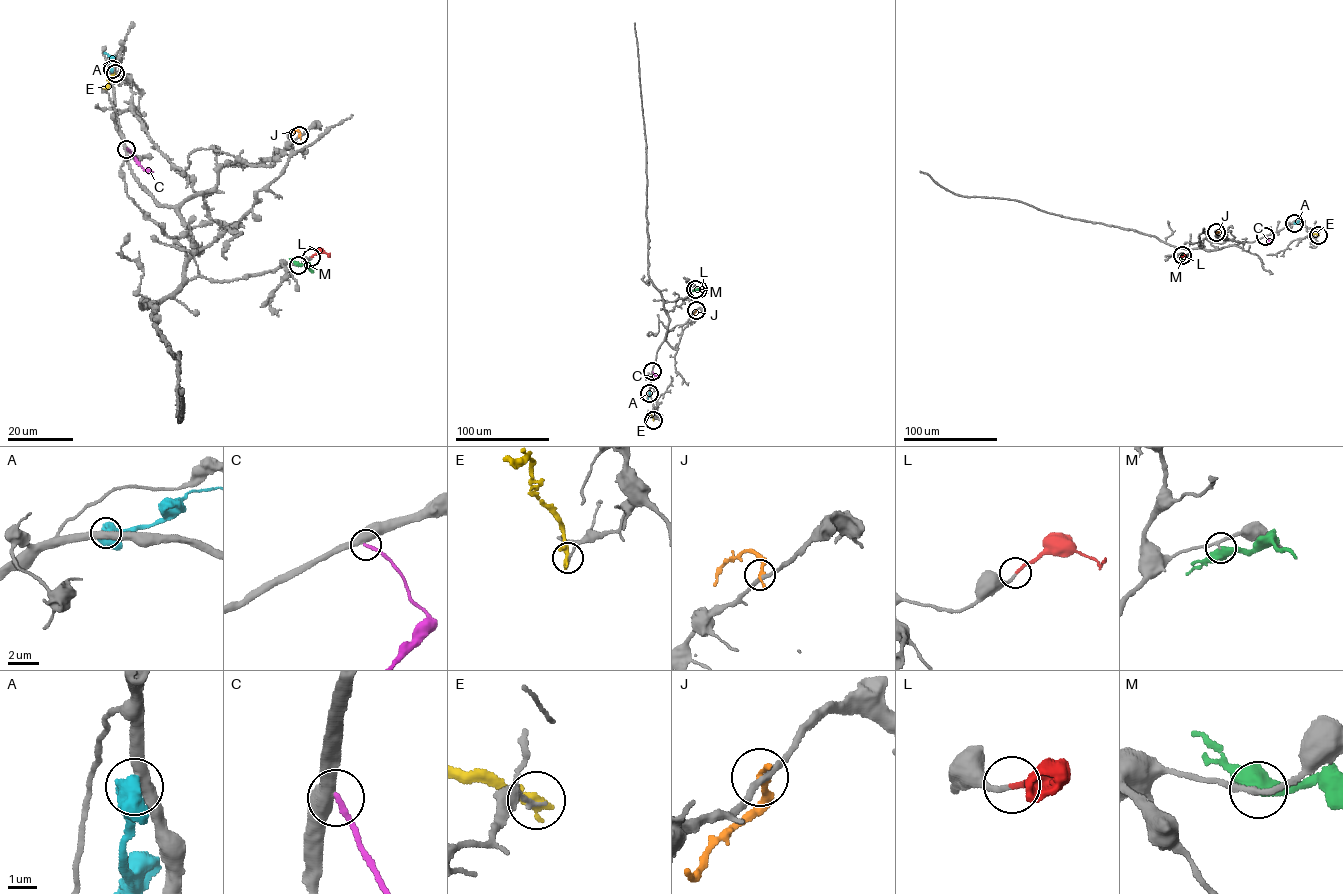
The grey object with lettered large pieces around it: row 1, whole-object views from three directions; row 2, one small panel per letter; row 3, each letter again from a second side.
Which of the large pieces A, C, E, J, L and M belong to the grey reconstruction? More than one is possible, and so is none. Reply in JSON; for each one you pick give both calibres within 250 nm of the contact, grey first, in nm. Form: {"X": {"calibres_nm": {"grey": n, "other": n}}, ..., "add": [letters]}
{"L": {"calibres_nm": {"grey": 180, "other": 190}}, "add": ["L"]}

